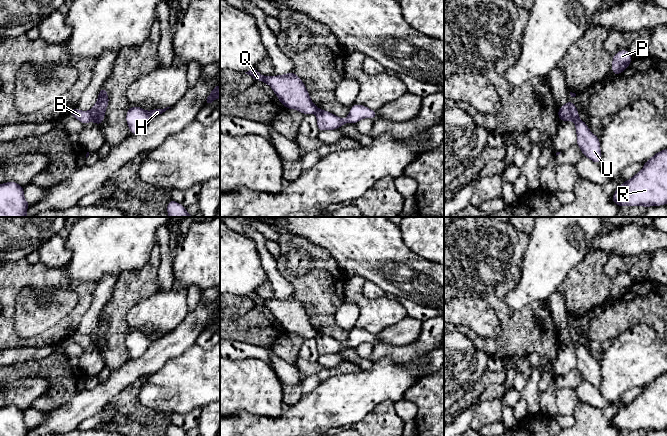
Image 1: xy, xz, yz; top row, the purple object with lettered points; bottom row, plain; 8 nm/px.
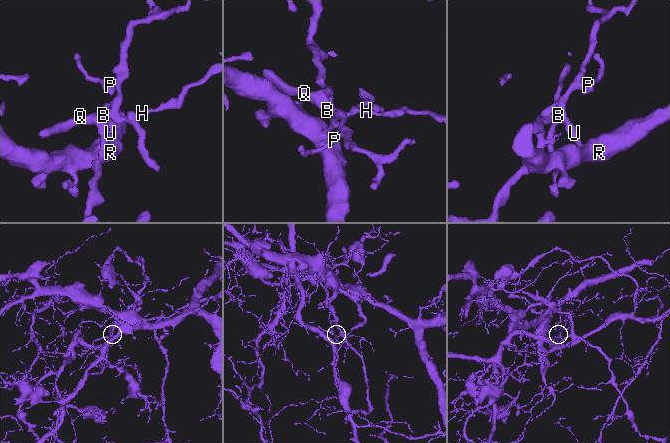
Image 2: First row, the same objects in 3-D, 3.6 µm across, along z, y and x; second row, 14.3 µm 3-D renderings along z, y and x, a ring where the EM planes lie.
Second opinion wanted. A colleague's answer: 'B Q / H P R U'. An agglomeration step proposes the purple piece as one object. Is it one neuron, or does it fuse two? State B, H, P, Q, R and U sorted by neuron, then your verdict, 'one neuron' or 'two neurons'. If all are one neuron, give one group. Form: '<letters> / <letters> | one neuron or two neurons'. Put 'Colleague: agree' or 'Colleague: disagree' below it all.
B Q / H P R U | two neurons
Colleague: agree

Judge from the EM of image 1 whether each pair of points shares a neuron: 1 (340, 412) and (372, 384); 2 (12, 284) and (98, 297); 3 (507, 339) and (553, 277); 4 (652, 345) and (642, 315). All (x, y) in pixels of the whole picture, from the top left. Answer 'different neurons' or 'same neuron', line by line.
1: same neuron
2: different neurons
3: different neurons
4: different neurons

